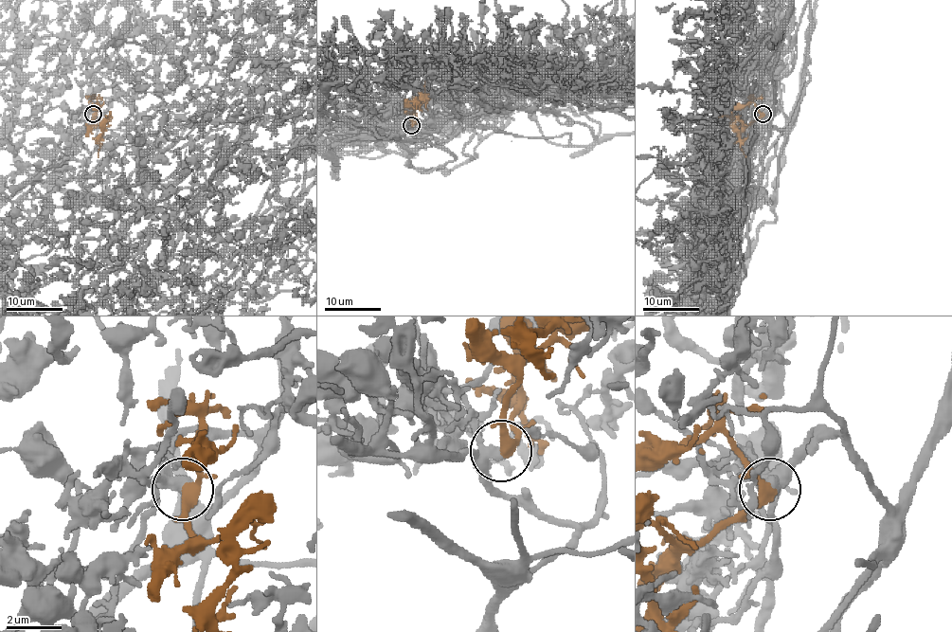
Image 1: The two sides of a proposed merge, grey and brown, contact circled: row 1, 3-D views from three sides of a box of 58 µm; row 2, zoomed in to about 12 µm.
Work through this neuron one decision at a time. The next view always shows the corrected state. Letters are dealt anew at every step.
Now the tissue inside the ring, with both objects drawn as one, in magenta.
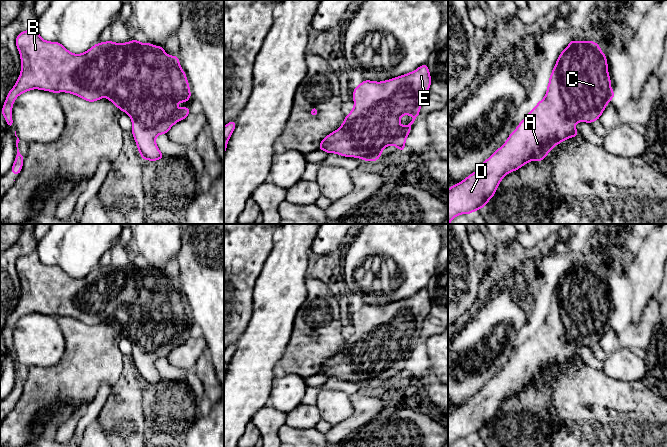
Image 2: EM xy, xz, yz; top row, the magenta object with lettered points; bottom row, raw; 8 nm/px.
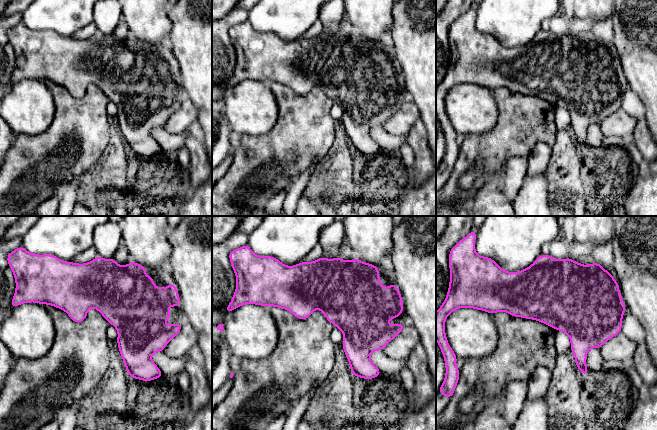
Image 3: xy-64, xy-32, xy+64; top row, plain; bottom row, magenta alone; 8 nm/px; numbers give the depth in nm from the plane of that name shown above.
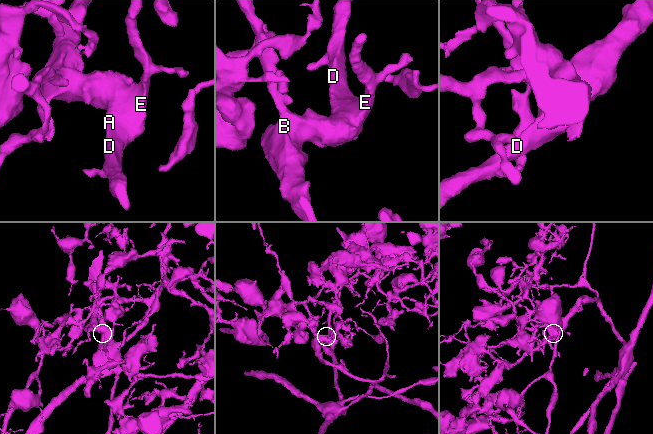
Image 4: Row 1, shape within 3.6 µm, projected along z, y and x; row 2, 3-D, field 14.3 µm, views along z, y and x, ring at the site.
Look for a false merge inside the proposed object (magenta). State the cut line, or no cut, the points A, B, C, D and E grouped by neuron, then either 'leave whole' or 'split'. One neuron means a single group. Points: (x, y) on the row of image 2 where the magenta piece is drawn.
cut none; groups A B C D E; leave whole

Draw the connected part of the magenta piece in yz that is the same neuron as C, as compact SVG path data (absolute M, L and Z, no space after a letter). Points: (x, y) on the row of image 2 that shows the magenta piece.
M571 40L569 45L561 52L557 59L549 78L545 97L537 103L532 111L519 123L517 128L510 133L506 142L485 160L474 173L466 177L462 182L455 184L448 189L448 224L460 214L471 214L486 206L488 201L495 195L495 192L505 175L518 170L532 160L542 162L554 146L568 138L577 137L578 131L575 128L577 122L587 122L590 124L591 122L598 120L608 102L615 97L610 83L611 79L608 73L607 58L601 51L599 44L592 40Z

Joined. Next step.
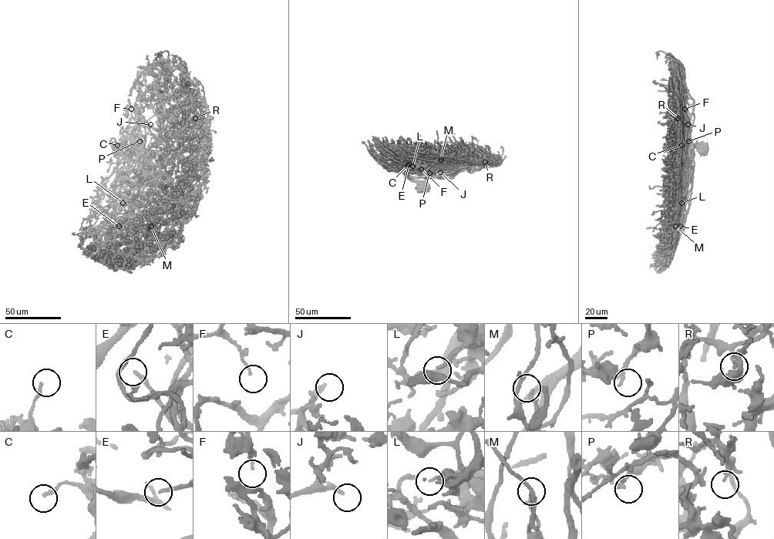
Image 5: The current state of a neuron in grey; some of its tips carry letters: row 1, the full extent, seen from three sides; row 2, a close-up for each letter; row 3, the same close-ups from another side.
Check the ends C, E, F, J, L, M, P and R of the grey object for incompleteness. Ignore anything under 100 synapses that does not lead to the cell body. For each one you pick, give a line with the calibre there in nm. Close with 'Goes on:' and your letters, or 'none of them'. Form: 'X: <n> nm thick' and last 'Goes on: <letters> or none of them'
J: 240 nm thick
Goes on: J

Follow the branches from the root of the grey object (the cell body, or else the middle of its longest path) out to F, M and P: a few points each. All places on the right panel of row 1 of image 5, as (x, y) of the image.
F: (702, 150), (695, 146), (692, 149), (693, 156), (690, 118), (681, 110), (684, 102), (684, 109)
M: (702, 150), (696, 146), (692, 149), (691, 188), (688, 197), (680, 199), (671, 213), (675, 226)
P: (702, 150), (696, 146), (692, 149), (694, 168), (690, 180), (690, 157), (685, 156), (684, 151), (688, 141)

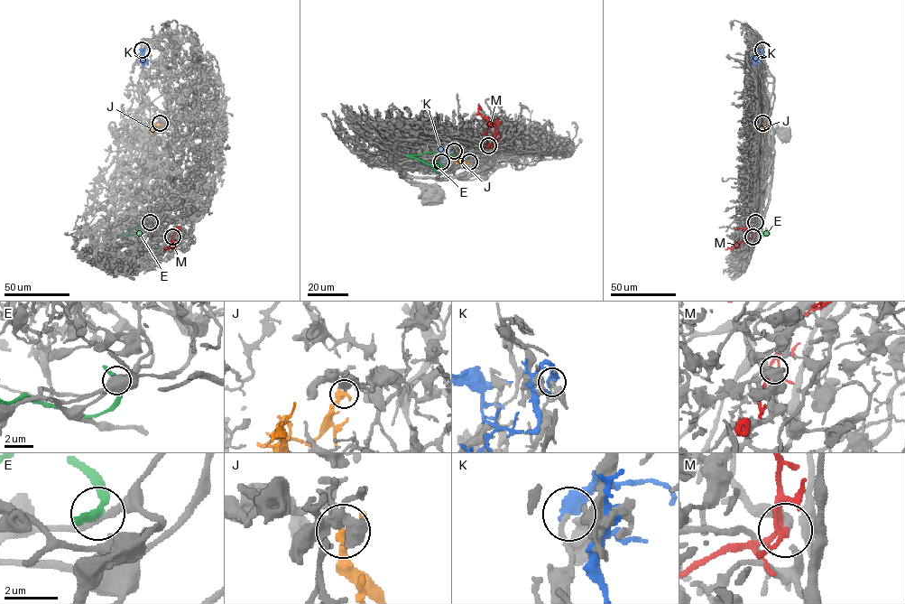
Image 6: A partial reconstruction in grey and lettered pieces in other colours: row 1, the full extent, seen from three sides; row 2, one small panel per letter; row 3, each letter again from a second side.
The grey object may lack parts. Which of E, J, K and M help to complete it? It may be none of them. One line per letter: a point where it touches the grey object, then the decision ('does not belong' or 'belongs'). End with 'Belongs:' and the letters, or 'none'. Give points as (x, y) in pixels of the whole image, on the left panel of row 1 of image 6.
E: contact (150, 222); does not belong
J: contact (160, 123); belongs
K: contact (142, 50); does not belong
M: contact (172, 236); does not belong
Belongs: J

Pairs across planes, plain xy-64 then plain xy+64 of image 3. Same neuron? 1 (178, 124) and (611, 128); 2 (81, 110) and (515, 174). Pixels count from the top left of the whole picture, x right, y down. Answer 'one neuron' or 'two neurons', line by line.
1: one neuron
2: two neurons

